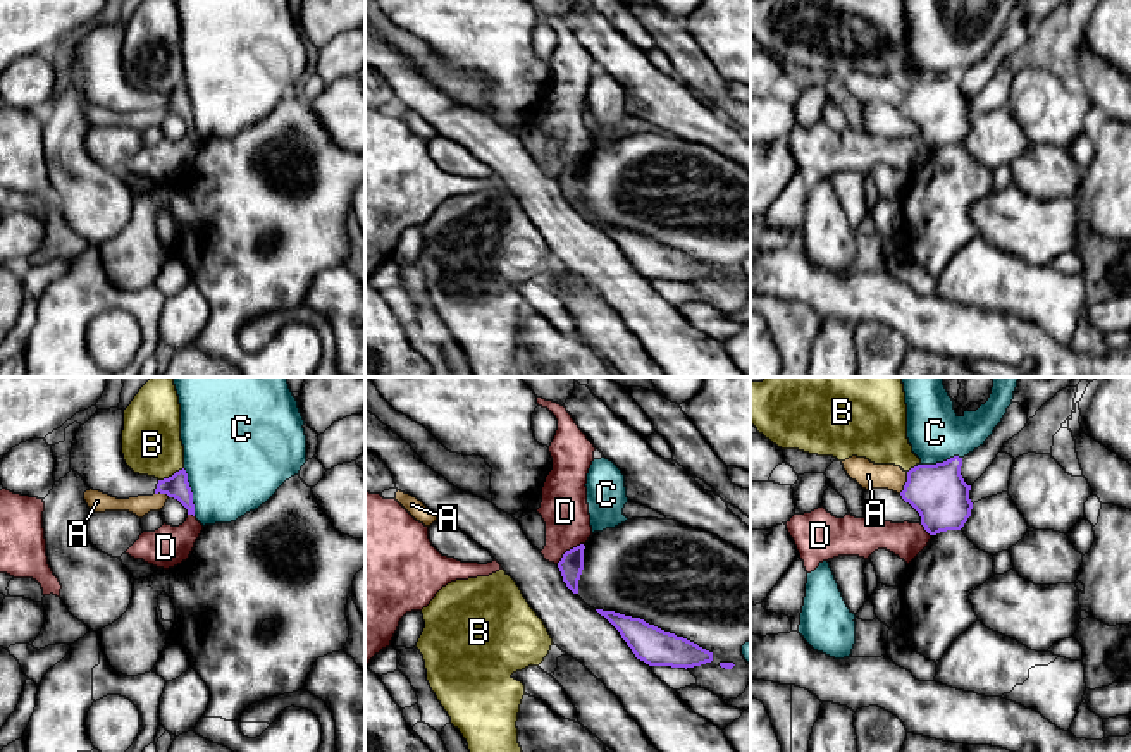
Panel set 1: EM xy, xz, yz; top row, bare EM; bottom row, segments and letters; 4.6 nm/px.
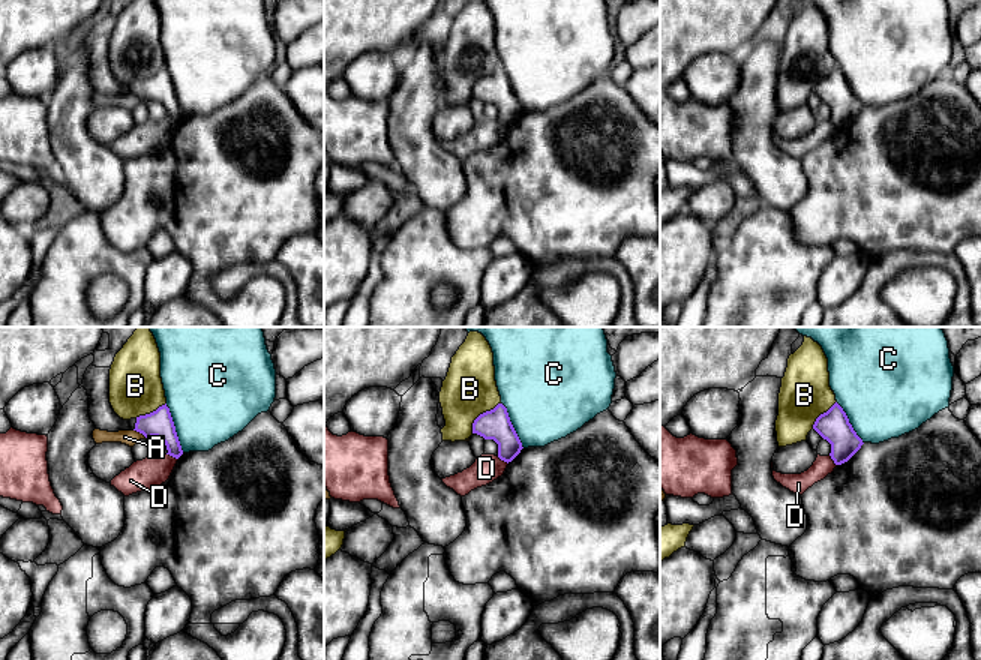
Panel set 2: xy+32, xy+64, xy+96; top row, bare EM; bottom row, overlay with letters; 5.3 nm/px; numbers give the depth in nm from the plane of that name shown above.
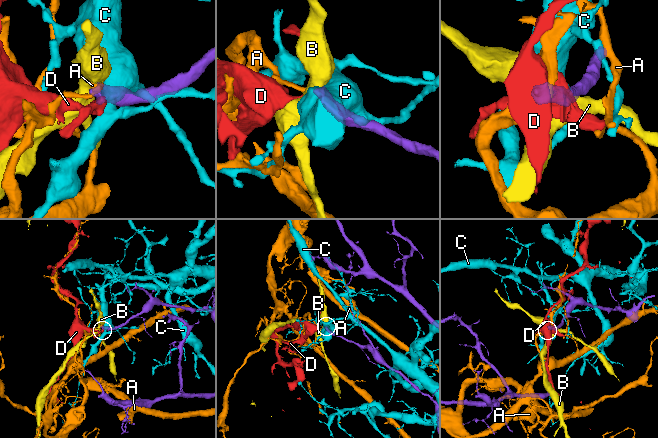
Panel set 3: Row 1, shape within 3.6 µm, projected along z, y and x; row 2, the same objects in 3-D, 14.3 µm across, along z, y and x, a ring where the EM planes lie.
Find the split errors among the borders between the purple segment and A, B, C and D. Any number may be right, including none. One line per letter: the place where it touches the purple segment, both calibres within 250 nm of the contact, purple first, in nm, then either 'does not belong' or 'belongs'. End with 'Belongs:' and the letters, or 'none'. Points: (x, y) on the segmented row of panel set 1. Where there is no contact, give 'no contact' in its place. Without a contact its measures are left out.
A: yz (906, 482) | 260/120 nm | does not belong
B: xy (173, 475) | 110/280 nm | does not belong
C: xy (191, 493) | 110/460 nm | does not belong
D: xz (570, 549) | 110/220 nm | does not belong
Belongs: none

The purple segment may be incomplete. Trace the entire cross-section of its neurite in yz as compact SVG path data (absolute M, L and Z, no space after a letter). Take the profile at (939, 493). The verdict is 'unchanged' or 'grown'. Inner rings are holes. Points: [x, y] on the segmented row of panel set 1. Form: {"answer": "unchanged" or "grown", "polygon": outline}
{"answer": "unchanged", "polygon": "M954 456L936 465L918 465L907 472L900 492L921 516L921 525L930 535L961 530L971 516L971 485L961 475L962 458Z"}

